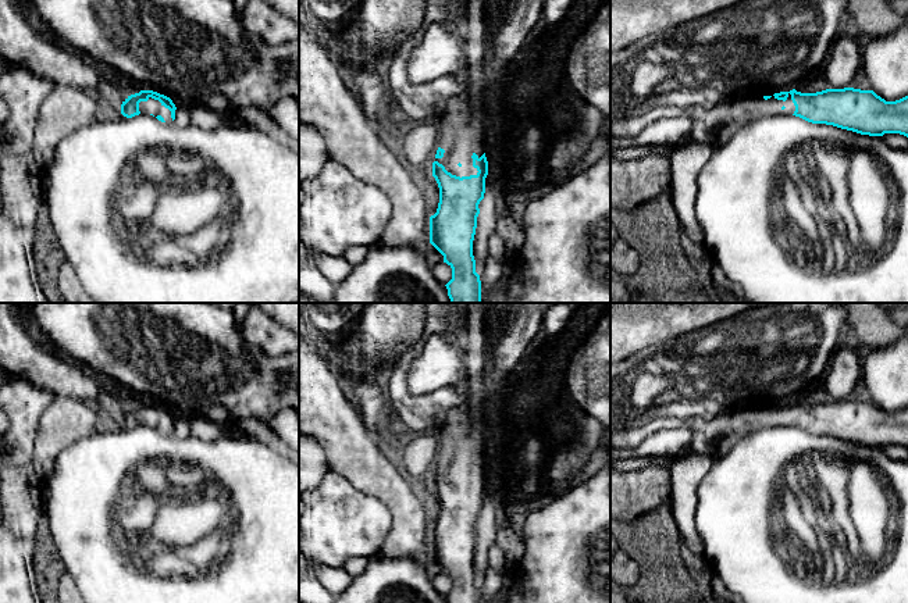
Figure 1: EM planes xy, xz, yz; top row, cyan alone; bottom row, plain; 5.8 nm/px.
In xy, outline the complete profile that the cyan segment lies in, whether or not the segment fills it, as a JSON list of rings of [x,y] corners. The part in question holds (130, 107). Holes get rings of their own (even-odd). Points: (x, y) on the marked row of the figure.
[[[140,90],[139,93],[128,96],[121,104],[121,114],[127,118],[135,115],[153,115],[161,122],[174,122],[175,104],[164,94],[153,90]]]

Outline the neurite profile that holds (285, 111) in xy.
[[[295,96],[281,97],[267,113],[292,139],[299,142],[299,100]]]

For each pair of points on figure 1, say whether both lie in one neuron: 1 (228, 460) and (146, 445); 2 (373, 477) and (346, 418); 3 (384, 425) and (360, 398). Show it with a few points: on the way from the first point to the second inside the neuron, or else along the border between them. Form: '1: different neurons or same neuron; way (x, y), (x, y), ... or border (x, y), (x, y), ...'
1: same neuron; way (207, 459), (191, 453), (177, 453), (167, 448)
2: same neuron; way (363, 463), (349, 449), (346, 432)
3: same neuron; way (378, 418), (367, 405)

